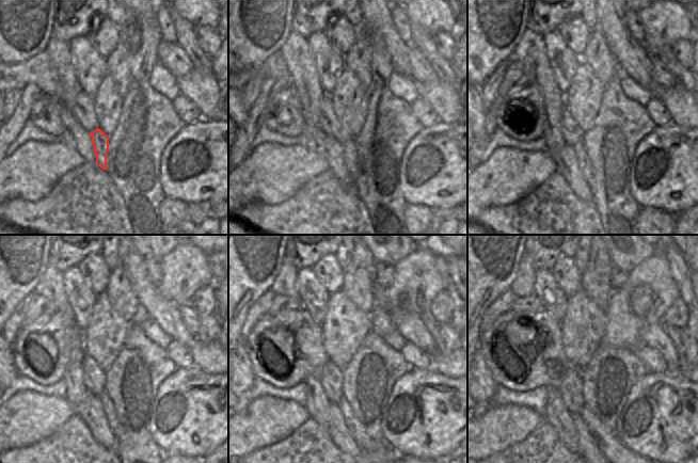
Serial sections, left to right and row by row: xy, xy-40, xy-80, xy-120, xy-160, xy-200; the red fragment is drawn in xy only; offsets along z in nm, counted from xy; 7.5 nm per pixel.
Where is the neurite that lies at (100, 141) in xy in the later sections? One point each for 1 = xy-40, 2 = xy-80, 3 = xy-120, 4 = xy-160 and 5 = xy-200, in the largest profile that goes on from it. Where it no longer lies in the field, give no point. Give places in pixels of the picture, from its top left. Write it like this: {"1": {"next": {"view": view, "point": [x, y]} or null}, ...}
{"1": {"next": {"view": "xy-40", "point": [349, 152]}}, "2": {"next": {"view": "xy-80", "point": [584, 162]}}, "3": {"next": {"view": "xy-120", "point": [108, 408]}}, "4": {"next": {"view": "xy-160", "point": [357, 430]}}, "5": {"next": {"view": "xy-200", "point": [614, 451]}}}

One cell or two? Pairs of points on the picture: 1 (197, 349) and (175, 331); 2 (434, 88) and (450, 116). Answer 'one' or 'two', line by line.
1: two
2: one

